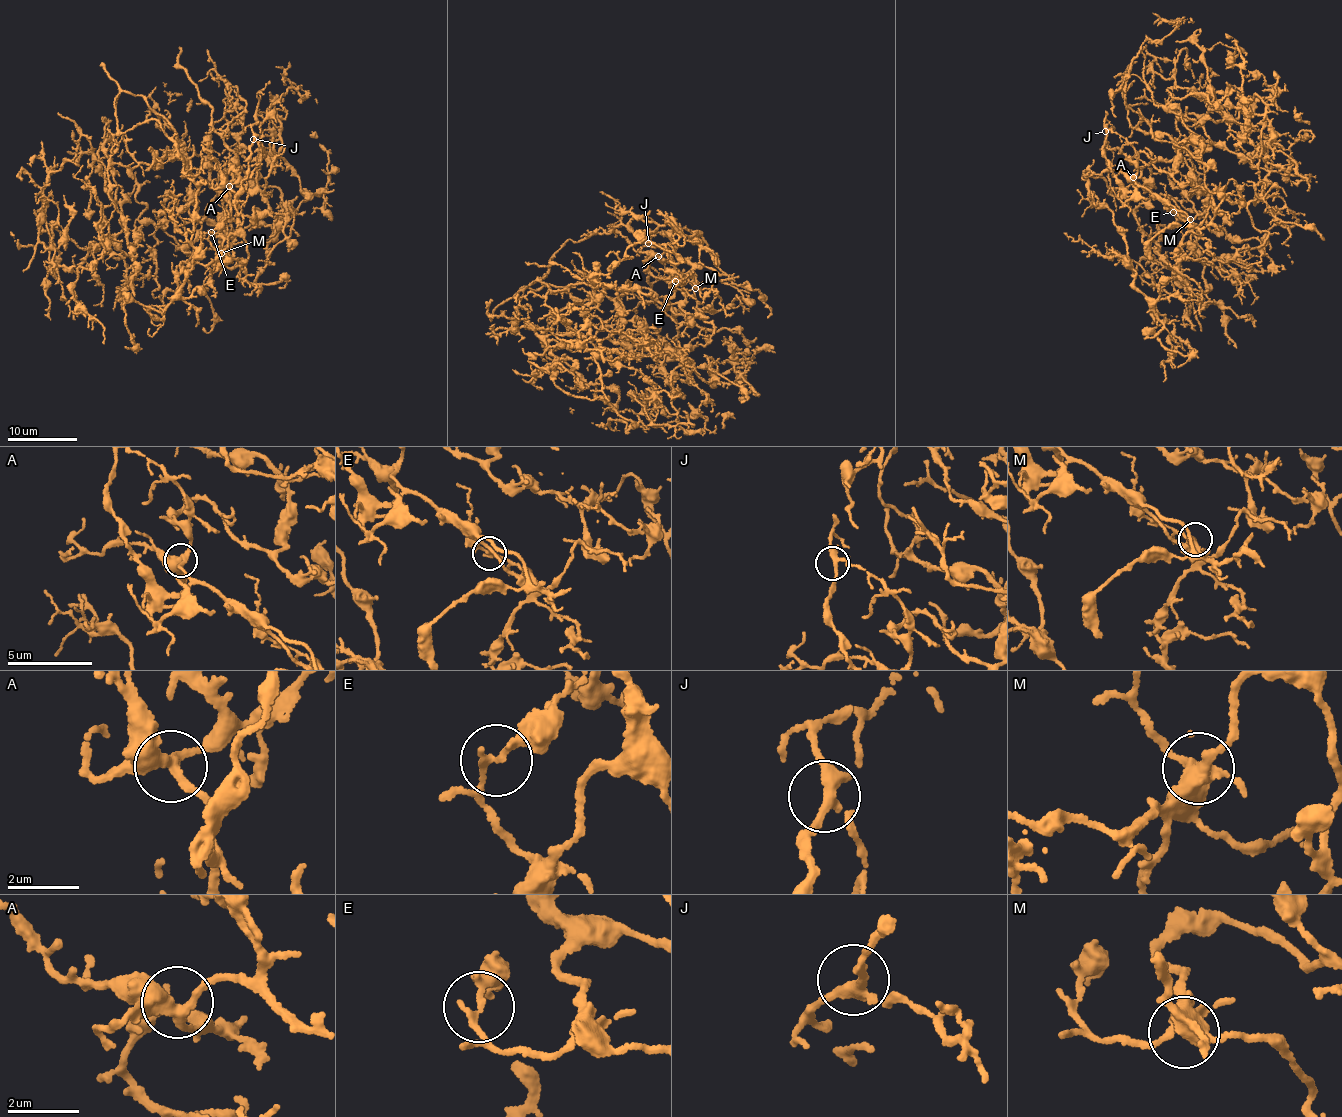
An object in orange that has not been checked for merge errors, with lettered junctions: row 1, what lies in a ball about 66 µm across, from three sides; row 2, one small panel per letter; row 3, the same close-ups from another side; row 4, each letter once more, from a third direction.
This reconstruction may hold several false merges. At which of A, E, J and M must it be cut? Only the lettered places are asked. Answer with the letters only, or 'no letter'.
no letter

